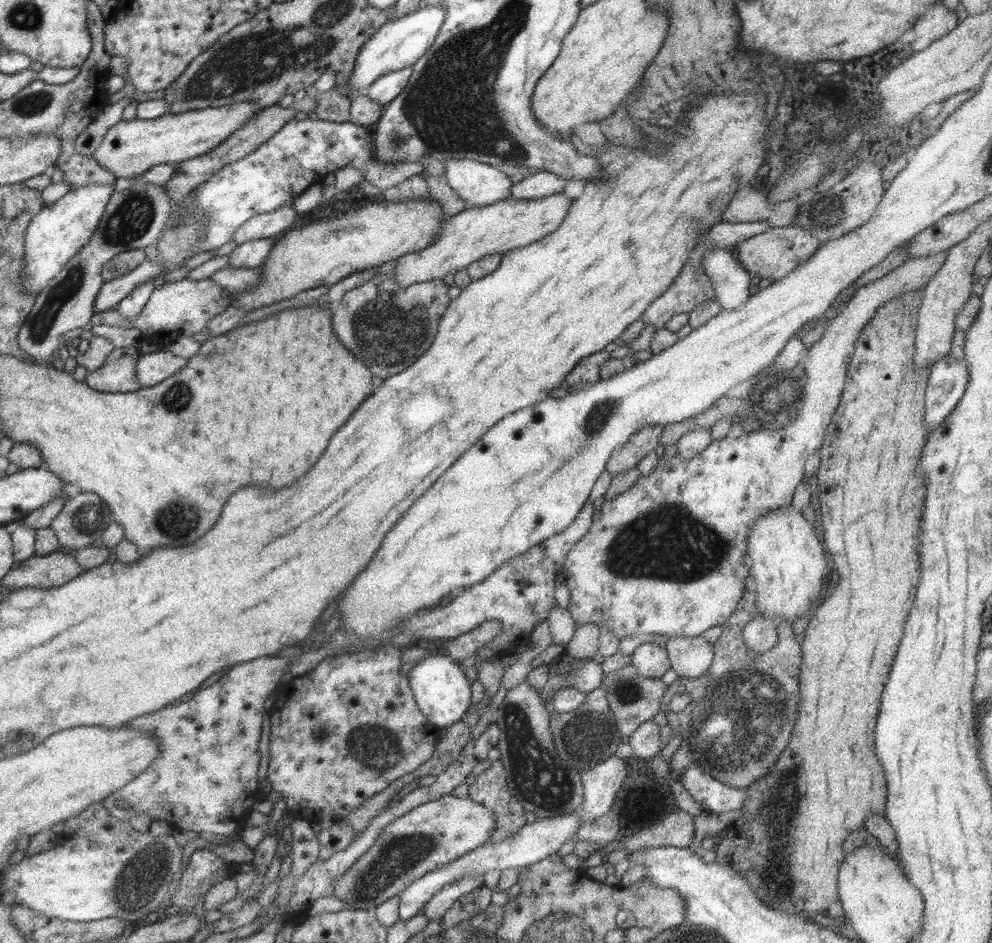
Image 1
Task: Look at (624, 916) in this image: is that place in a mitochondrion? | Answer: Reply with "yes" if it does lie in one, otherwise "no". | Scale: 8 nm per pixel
no

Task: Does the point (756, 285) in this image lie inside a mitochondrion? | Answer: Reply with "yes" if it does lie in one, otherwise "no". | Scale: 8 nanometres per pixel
no

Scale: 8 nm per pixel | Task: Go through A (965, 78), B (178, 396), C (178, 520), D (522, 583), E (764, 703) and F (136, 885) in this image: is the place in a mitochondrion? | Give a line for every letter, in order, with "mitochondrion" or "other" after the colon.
A: other
B: mitochondrion
C: mitochondrion
D: other
E: mitochondrion
F: mitochondrion

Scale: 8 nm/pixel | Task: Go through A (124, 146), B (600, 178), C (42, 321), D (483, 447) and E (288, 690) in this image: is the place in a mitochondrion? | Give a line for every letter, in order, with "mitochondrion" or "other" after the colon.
A: other
B: other
C: mitochondrion
D: other
E: other

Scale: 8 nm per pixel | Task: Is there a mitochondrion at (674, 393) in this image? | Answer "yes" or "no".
no

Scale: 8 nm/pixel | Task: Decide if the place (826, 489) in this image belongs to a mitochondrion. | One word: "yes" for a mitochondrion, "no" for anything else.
no

